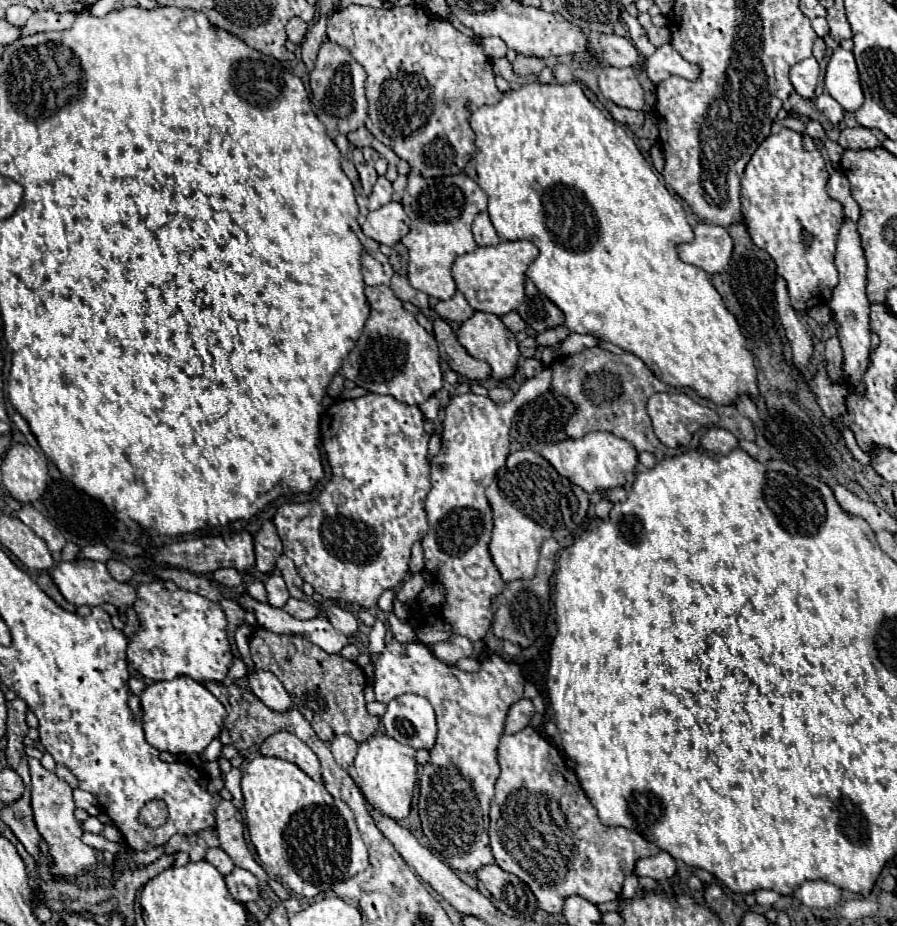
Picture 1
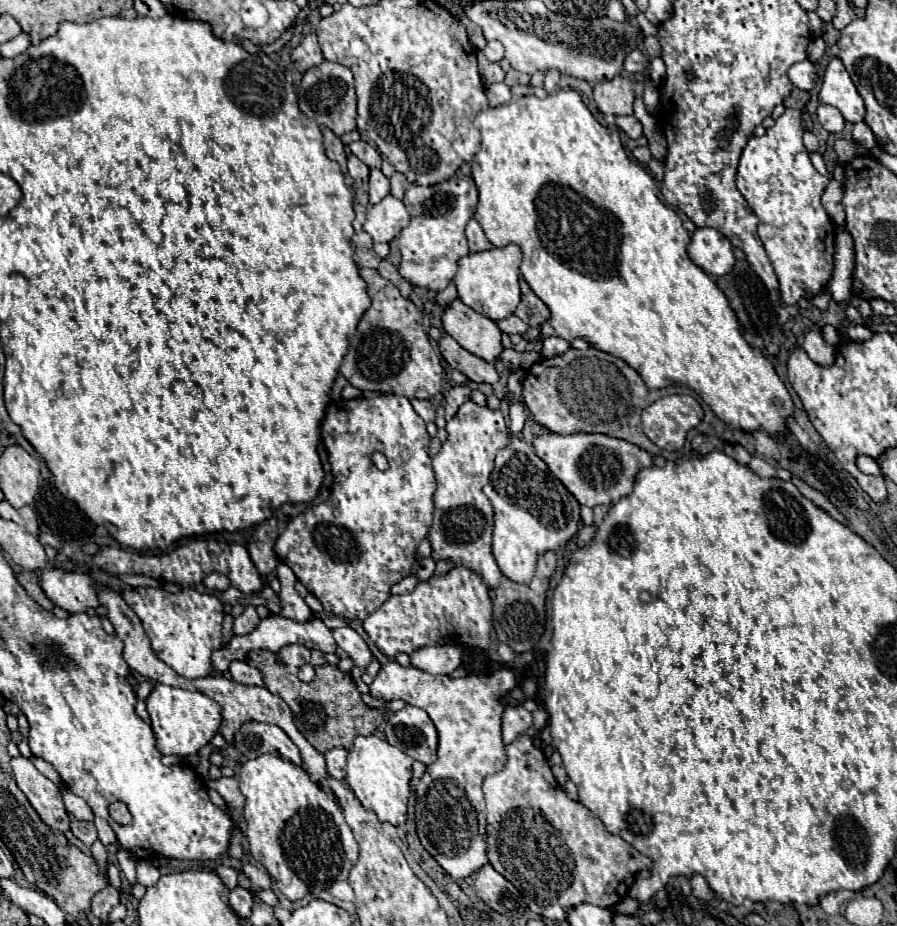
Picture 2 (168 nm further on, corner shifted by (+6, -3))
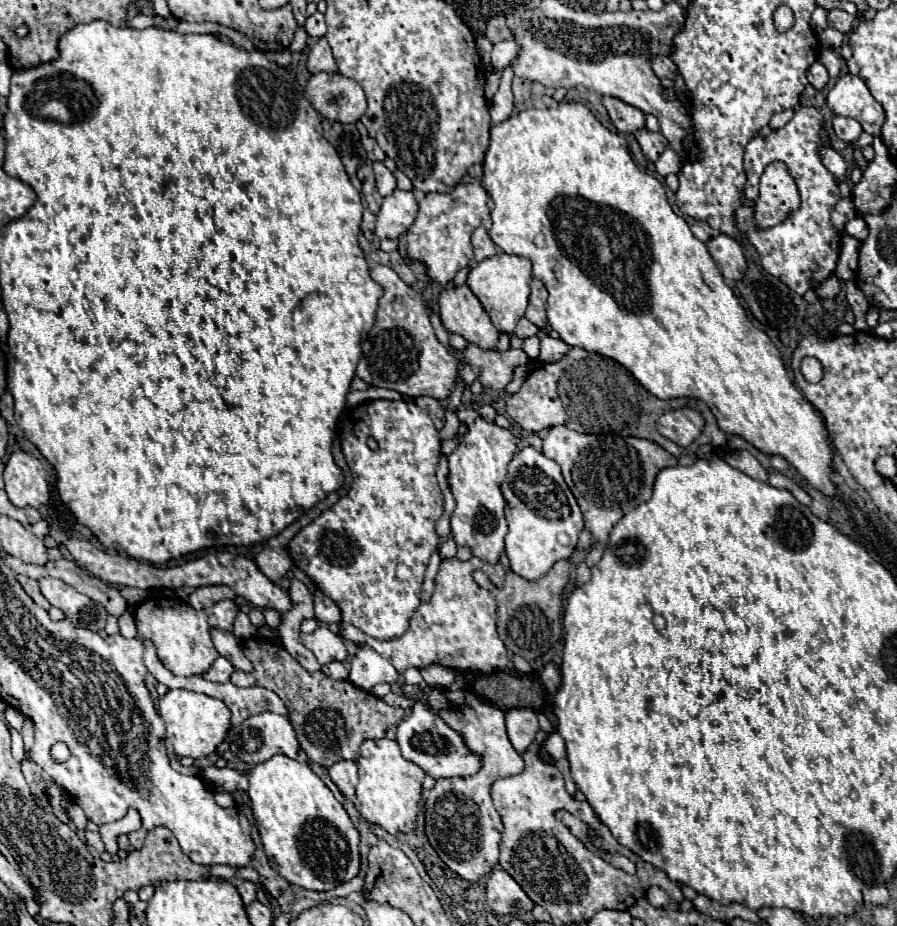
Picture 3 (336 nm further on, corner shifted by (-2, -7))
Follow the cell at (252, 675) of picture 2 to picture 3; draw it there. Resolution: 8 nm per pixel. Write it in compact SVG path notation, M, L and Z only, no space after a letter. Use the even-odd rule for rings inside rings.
M212 629L212 641L214 641L216 651L222 657L226 657L236 669L240 669L244 673L250 673L254 669L252 663L242 653L242 647L240 647L238 639L232 633L220 633L220 629Z

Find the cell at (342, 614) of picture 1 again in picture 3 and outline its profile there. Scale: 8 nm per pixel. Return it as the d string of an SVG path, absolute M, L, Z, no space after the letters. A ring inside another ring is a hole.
M356 645L356 655L350 665L350 681L360 689L370 691L378 683L396 683L398 673L390 661L372 647Z

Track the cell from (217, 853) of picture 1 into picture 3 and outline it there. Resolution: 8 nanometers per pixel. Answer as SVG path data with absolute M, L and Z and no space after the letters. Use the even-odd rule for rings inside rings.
M242 881L242 883L238 885L238 893L240 893L242 901L248 905L248 903L252 903L252 901L256 899L256 885L250 883L250 881Z

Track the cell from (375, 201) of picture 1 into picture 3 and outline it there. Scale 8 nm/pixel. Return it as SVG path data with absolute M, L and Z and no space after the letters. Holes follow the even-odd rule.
M374 163L374 173L376 173L376 187L382 197L388 197L396 189L396 179L392 171L386 169L384 163Z

